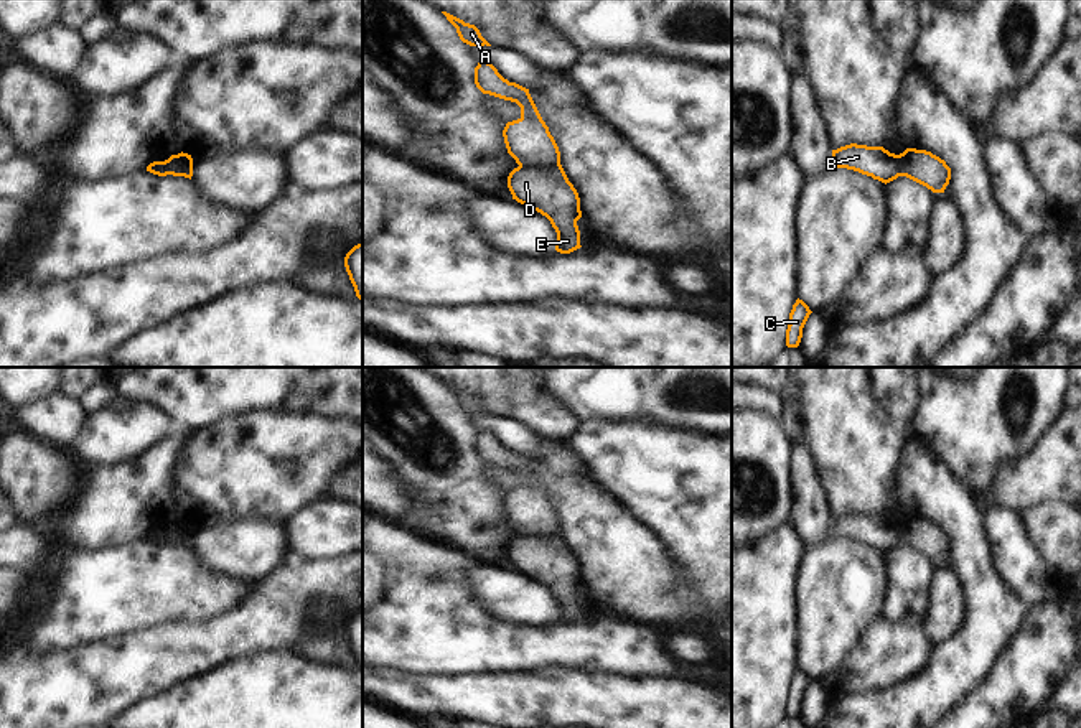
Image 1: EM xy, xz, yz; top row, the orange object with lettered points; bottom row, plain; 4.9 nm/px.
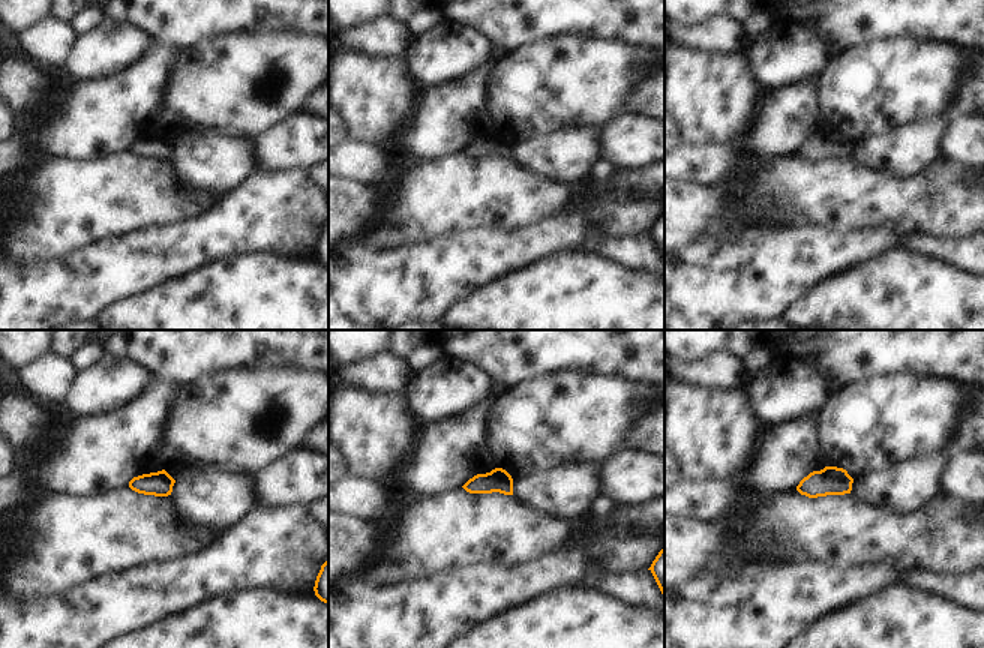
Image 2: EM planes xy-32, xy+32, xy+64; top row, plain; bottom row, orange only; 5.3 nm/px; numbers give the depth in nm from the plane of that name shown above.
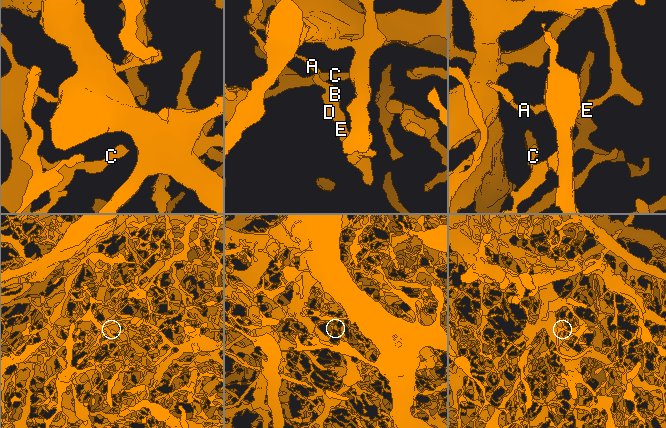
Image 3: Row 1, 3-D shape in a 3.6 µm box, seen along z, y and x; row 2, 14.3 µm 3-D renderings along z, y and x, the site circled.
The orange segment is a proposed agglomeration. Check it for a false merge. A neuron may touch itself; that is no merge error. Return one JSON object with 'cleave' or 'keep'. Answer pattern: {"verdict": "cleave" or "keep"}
{"verdict": "cleave"}

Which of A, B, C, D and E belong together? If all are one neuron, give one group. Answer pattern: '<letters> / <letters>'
A B / C D E

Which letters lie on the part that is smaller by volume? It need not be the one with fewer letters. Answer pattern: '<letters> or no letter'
A, B

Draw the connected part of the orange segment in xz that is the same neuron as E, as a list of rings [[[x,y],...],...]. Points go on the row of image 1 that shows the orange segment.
[[[562,165],[517,166],[508,176],[512,199],[545,216],[557,232],[555,250],[580,249],[580,198]]]

